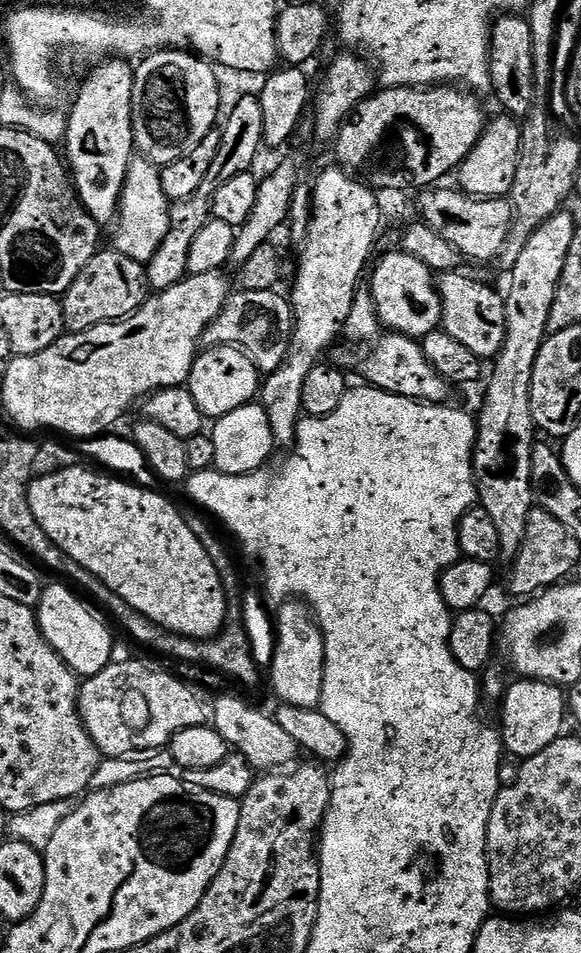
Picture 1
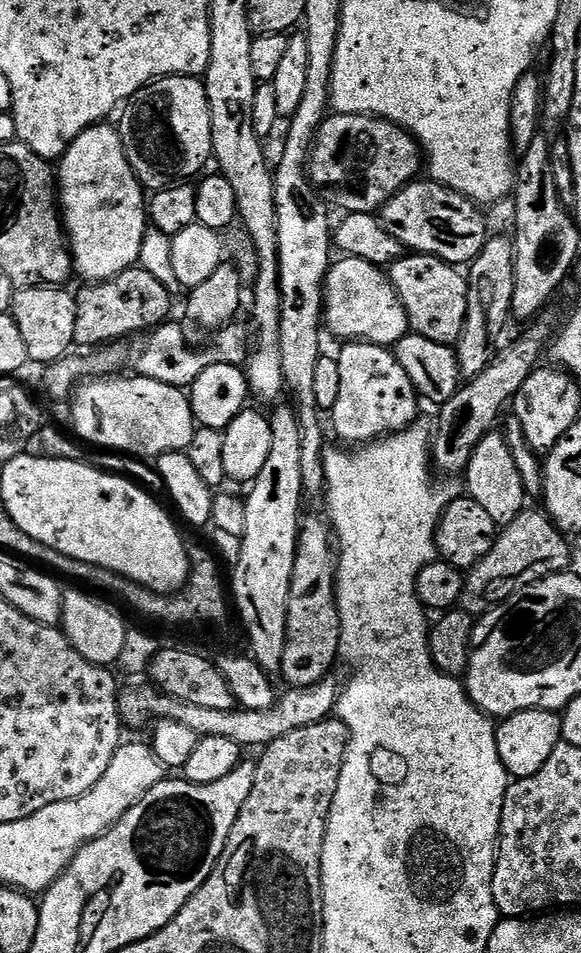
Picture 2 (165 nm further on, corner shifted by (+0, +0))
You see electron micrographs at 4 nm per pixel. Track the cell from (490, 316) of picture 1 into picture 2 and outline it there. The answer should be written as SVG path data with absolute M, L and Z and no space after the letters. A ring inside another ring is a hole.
M405 254L387 269L396 293L408 314L408 327L430 342L455 345L460 339L468 309L468 281L459 267L437 256Z

